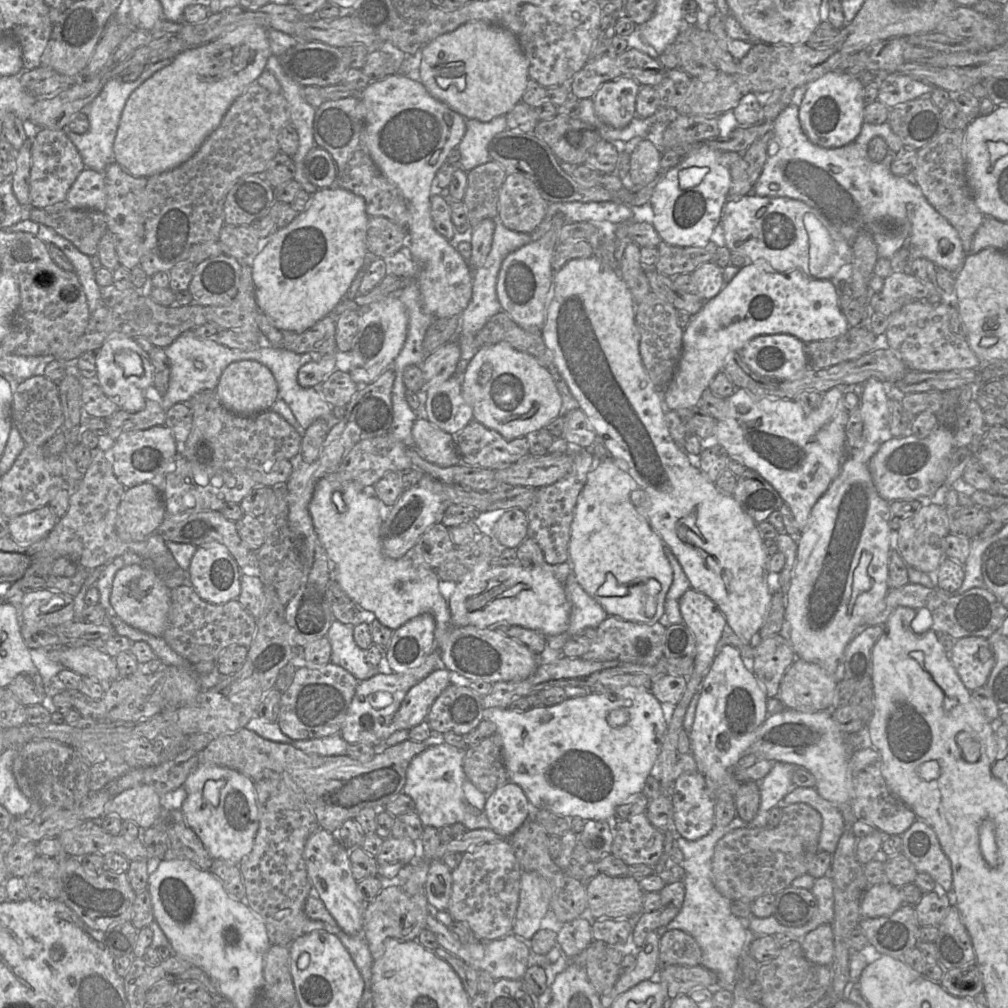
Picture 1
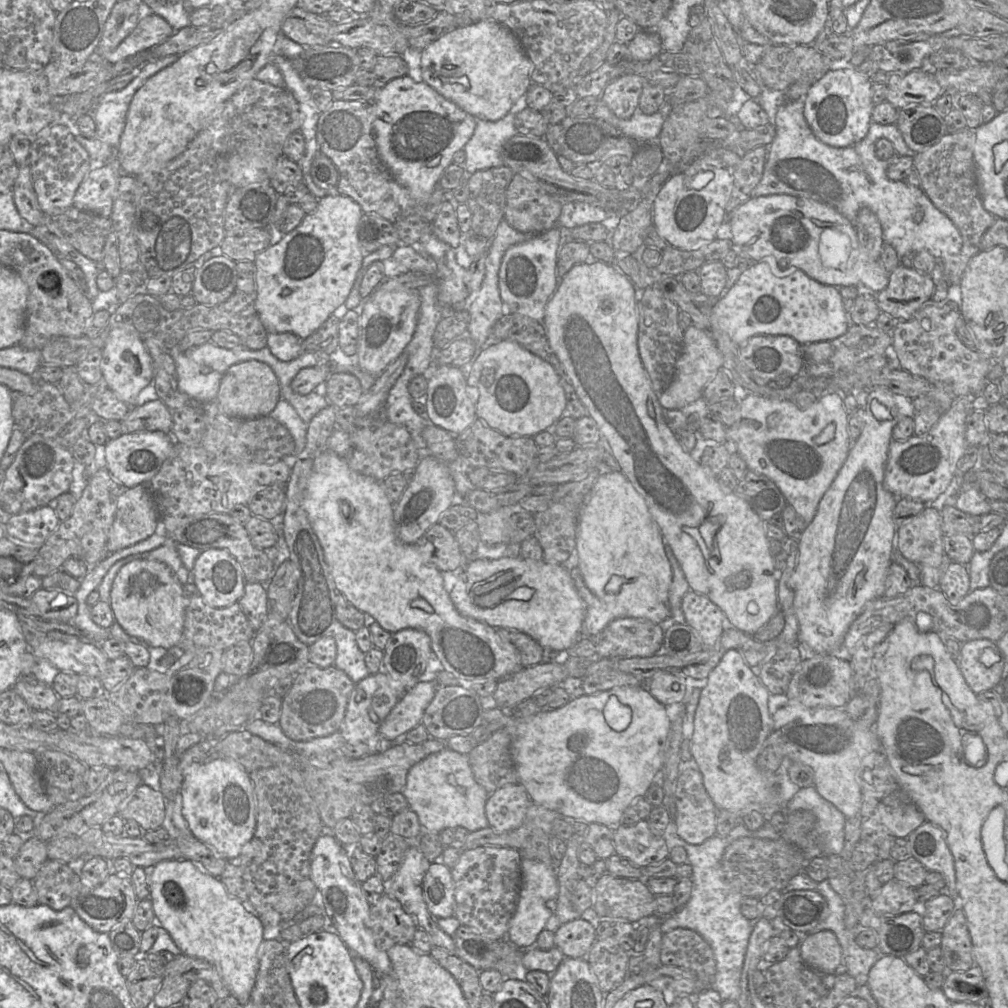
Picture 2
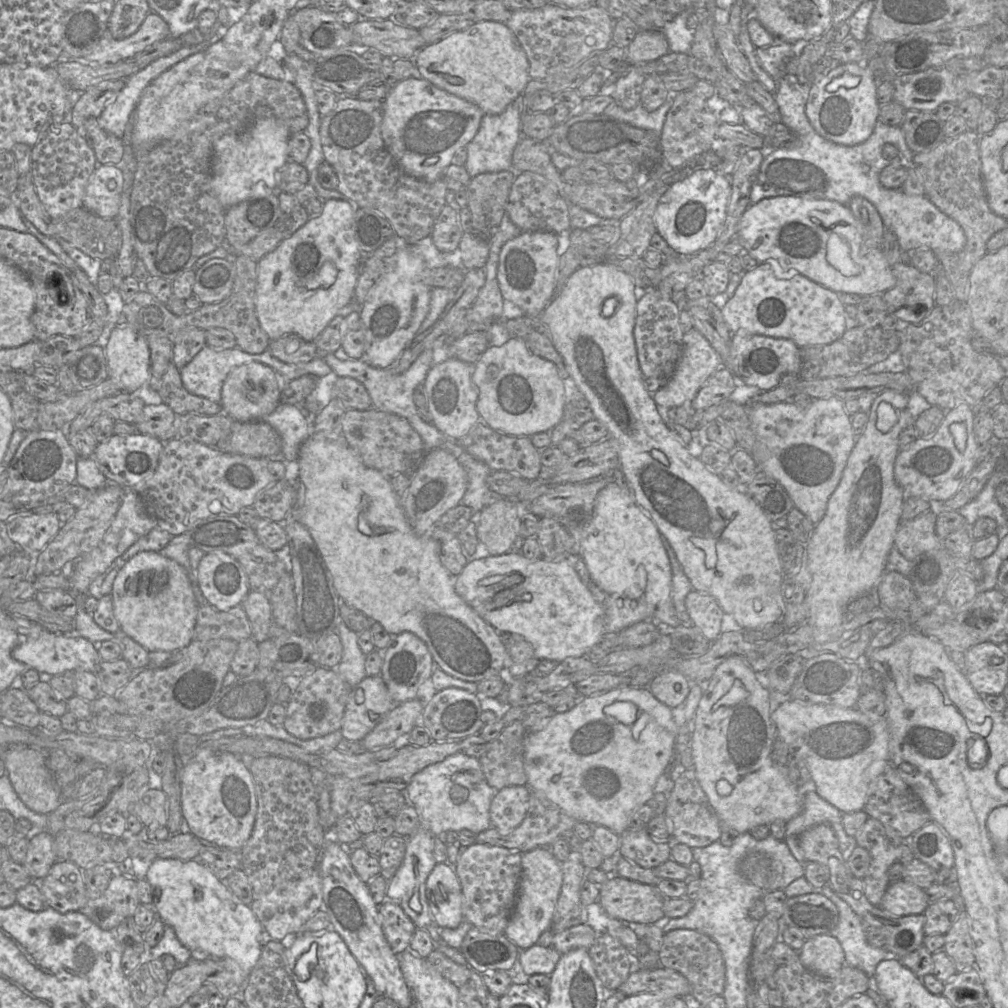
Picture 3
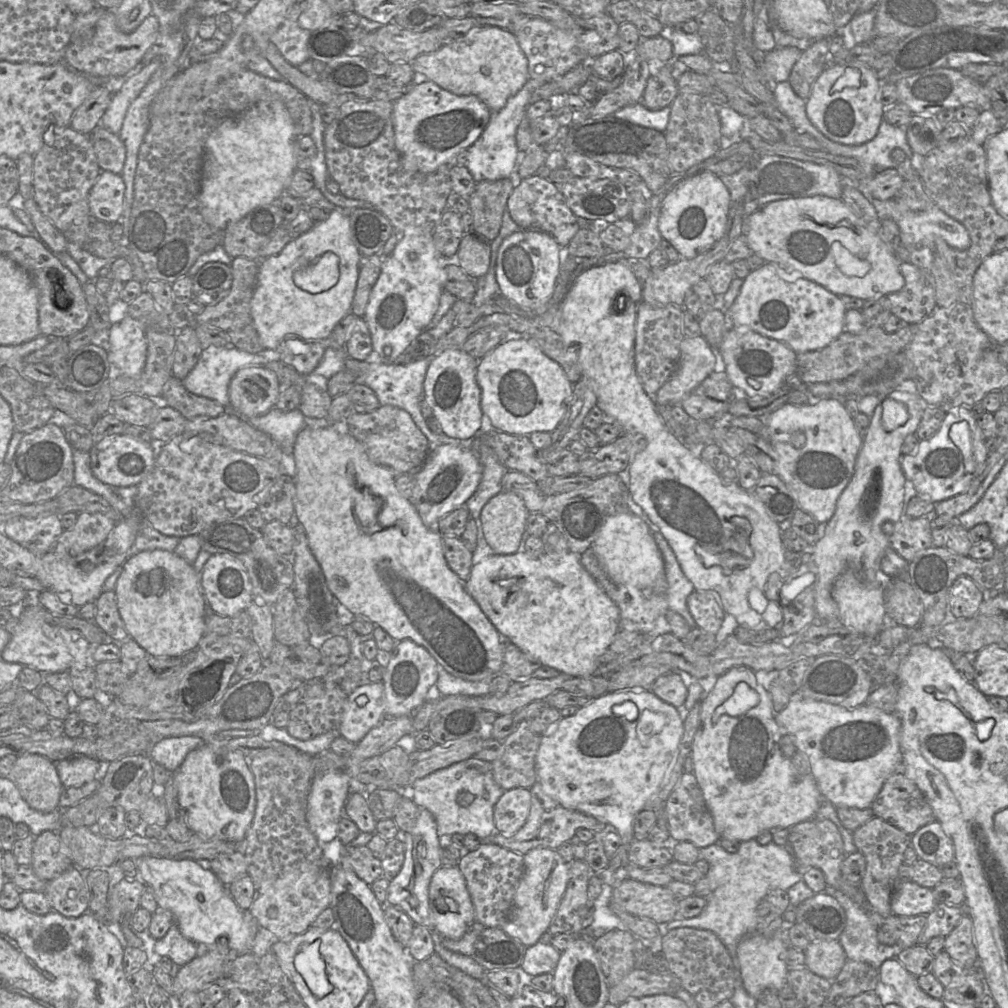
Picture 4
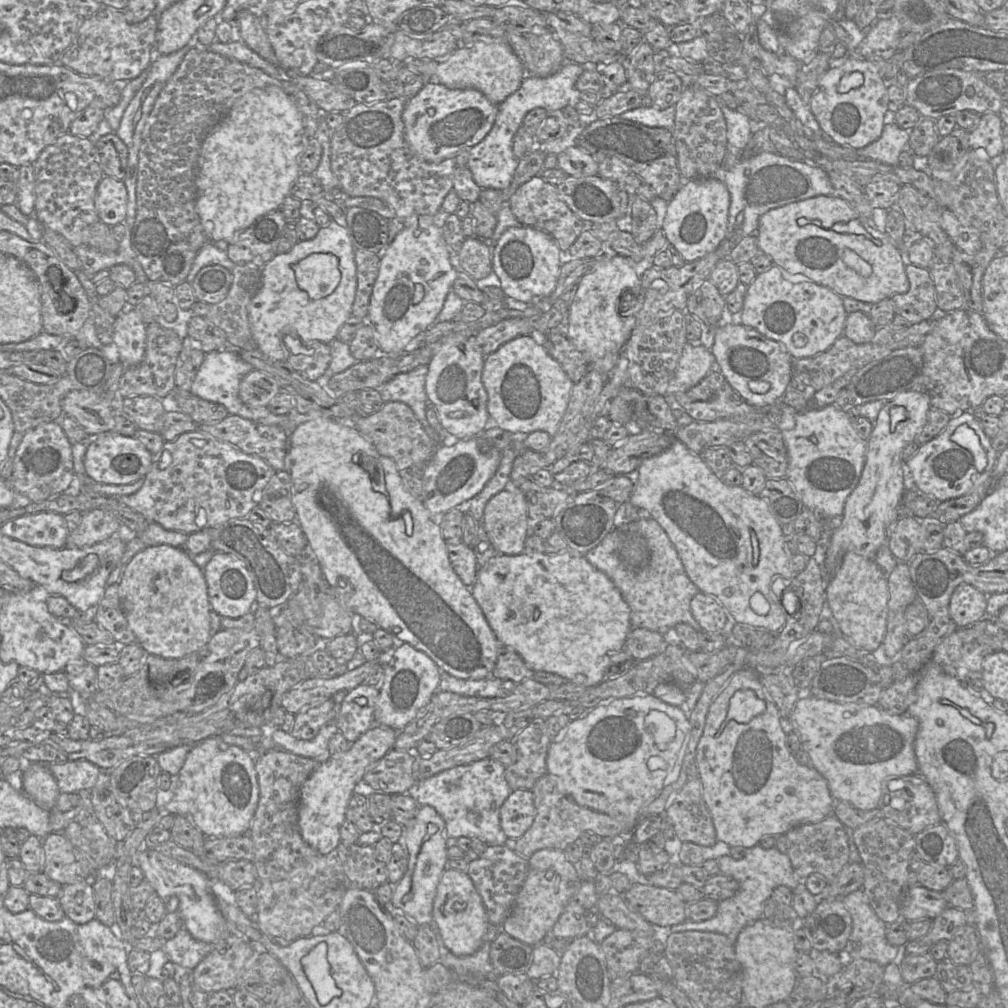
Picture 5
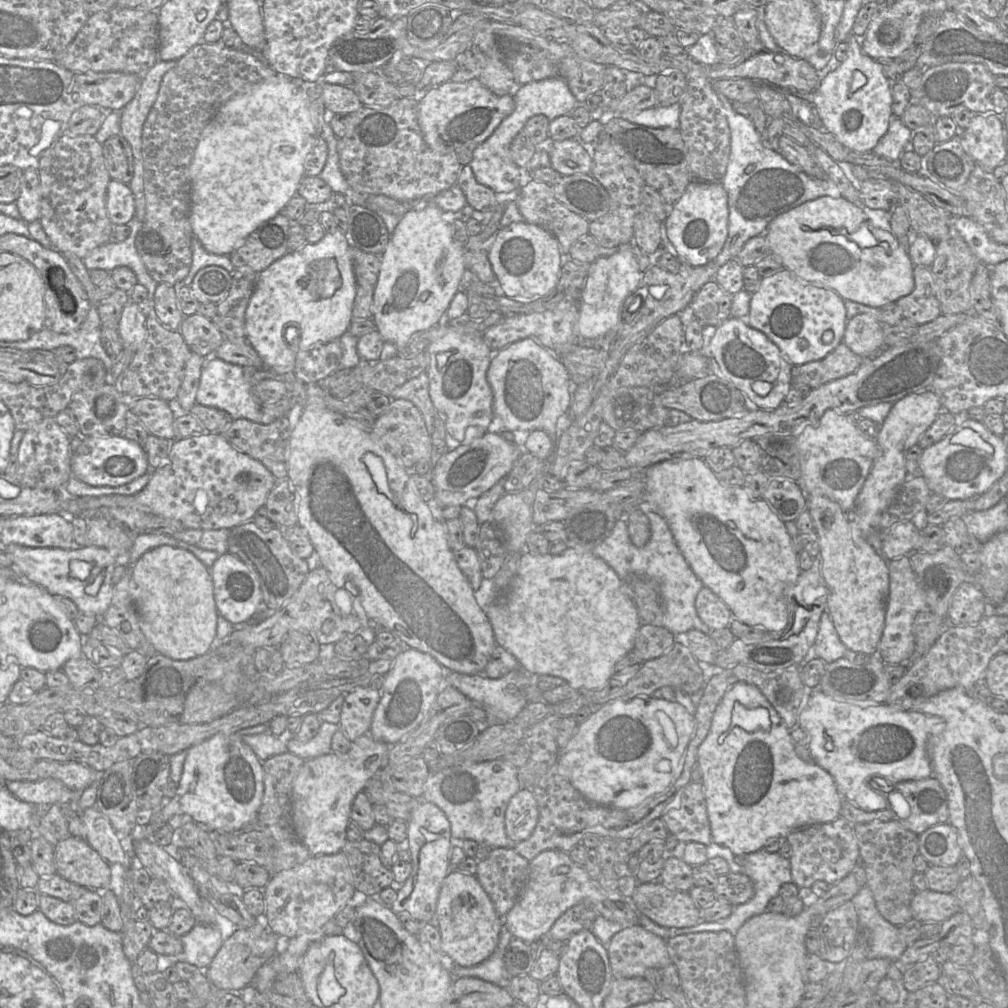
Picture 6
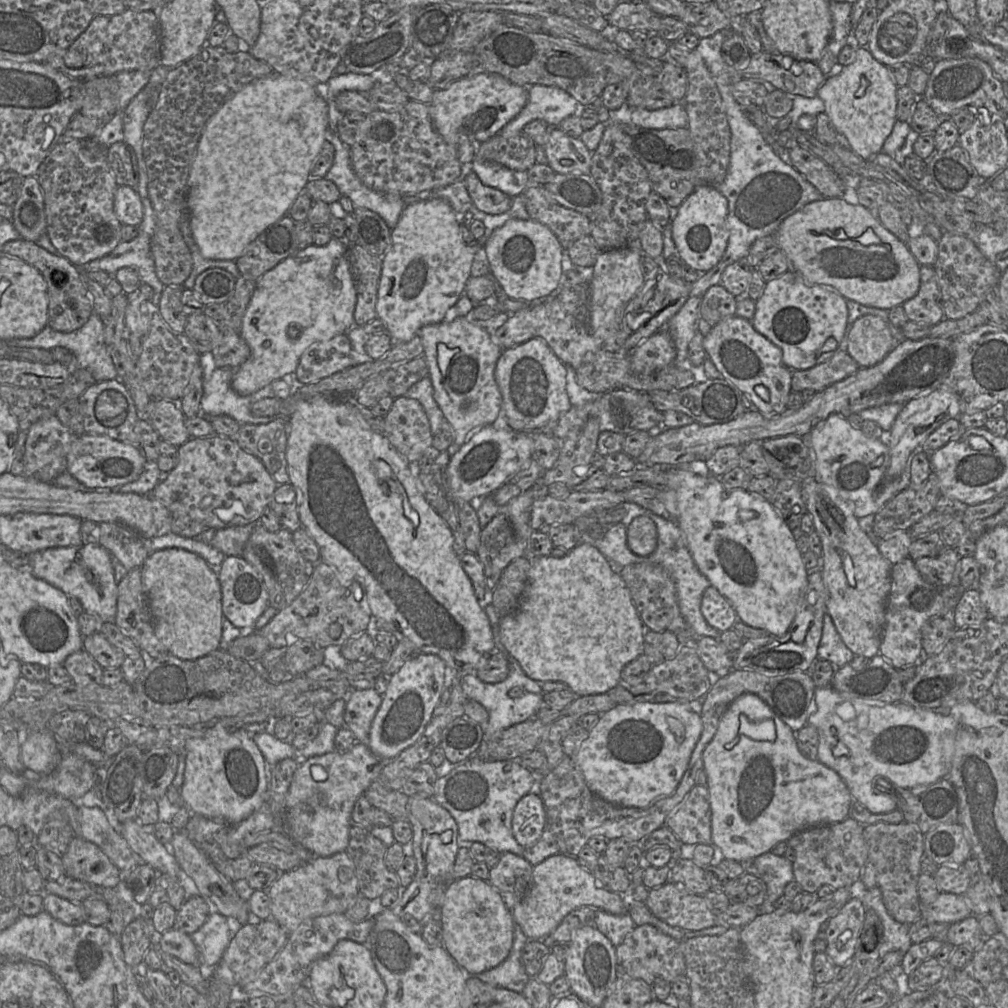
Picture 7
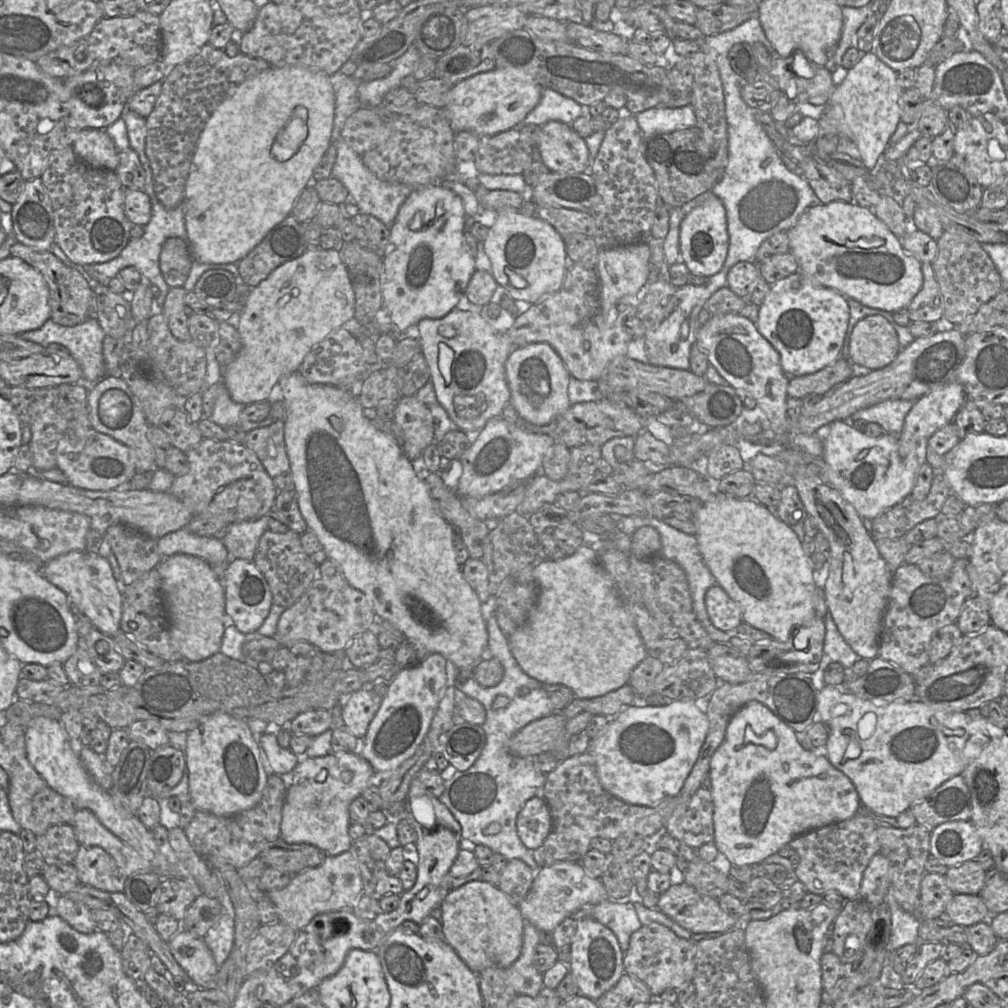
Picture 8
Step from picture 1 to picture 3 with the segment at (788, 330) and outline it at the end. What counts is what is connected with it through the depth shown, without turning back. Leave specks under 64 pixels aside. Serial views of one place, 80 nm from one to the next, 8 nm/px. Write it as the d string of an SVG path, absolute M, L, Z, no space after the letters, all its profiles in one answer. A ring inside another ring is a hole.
M766 262L743 272L739 286L721 312L733 334L789 339L799 348L833 343L843 336L846 329L858 325L849 321L845 305L834 291L800 273L789 280L778 279ZM695 328L682 338L682 351L675 371L669 381L653 395L655 403L664 411L673 407L689 406L700 388L722 366L718 353L709 341Z

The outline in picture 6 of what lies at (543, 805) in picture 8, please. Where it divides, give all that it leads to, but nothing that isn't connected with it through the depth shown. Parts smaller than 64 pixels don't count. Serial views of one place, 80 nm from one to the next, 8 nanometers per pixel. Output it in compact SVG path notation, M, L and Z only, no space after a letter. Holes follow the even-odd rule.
M522 788L510 799L505 811L505 829L513 844L529 838L538 819L538 803L532 789Z

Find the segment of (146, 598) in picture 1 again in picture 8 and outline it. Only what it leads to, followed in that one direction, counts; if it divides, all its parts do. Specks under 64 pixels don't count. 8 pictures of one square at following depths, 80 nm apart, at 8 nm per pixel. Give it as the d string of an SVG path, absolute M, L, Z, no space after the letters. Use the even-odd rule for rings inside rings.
M189 554L163 557L156 567L161 578L170 640L187 661L202 661L220 651L228 622L224 588L212 566L204 559Z

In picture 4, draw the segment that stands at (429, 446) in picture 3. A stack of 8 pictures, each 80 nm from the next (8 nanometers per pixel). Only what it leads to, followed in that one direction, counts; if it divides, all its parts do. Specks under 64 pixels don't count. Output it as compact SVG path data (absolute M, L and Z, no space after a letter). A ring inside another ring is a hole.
M434 356L420 357L407 363L366 362L348 357L345 361L345 369L353 373L356 383L365 384L371 388L380 405L392 405L407 411L418 428L427 437L430 447L437 447L442 443L442 435L429 429L420 409L420 400L423 396L423 384L429 363Z

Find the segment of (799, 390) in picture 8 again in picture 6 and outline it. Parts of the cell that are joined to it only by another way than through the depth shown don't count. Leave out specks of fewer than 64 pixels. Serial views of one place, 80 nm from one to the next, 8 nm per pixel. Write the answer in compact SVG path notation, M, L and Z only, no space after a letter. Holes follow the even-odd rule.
M841 342L824 358L792 366L792 382L806 384L811 389L854 372L866 359L855 354Z

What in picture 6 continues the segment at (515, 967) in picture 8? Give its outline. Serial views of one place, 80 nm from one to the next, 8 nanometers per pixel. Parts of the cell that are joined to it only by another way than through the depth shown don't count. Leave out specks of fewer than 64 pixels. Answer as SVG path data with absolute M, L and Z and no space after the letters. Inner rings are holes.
M502 924L499 940L494 952L484 961L471 967L459 965L453 966L451 971L454 977L475 977L483 981L492 983L502 988L507 988L512 976L508 973L504 965L504 954L512 939L505 924Z

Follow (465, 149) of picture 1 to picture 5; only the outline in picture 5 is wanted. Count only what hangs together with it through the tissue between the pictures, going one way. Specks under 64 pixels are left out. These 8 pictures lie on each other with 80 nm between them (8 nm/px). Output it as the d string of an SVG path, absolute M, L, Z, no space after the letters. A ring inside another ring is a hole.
M565 62L559 71L546 77L525 75L518 90L498 105L497 116L491 130L482 141L470 148L468 168L482 189L493 188L504 191L509 188L519 161L513 153L513 140L517 130L523 125L524 117L534 108L541 107L548 113L556 113L572 104L575 95L578 94L575 84L583 69L584 66L578 63Z

